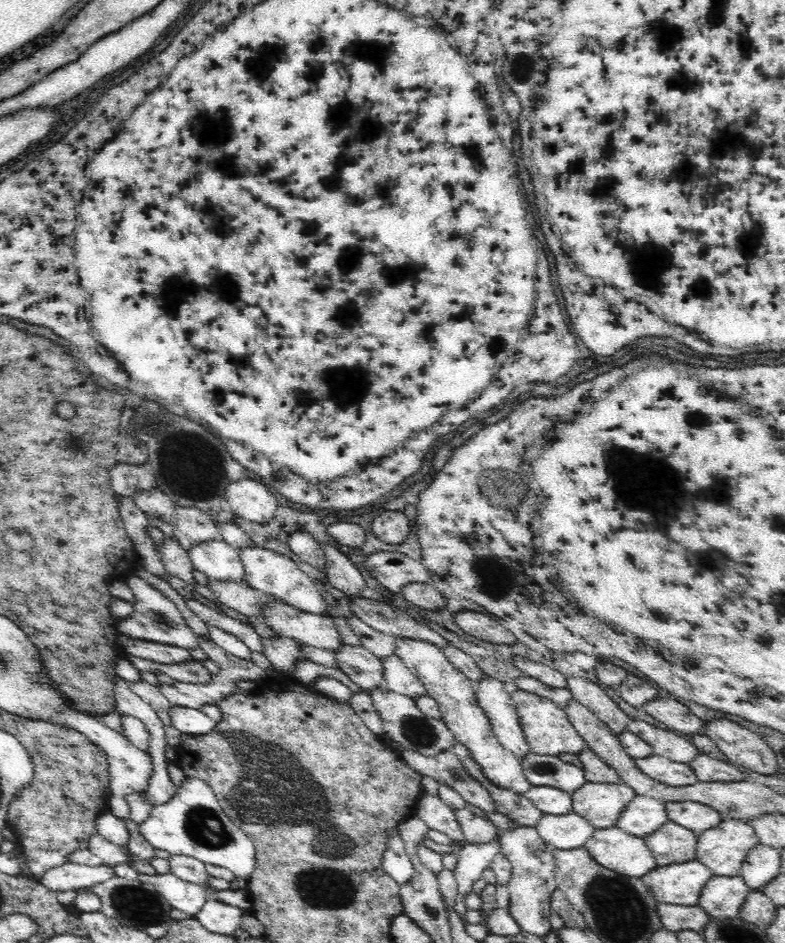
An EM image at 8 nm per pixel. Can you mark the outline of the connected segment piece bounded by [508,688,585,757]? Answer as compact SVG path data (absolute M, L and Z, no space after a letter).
M519 688L508 695L510 695L512 703L514 703L520 727L522 727L522 732L529 743L531 752L538 755L558 757L563 752L578 754L585 747L584 740L577 734L577 730L570 724L570 721L568 721L564 709L561 709L556 703Z

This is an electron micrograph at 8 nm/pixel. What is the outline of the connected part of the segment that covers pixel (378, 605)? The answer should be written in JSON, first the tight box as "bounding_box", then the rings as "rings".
{"bounding_box":[350,598,450,649],"rings":[[[358,598],[350,603],[350,609],[353,615],[362,622],[368,623],[384,634],[393,635],[395,638],[426,641],[430,644],[434,643],[436,647],[441,649],[450,645],[443,636],[440,636],[423,622],[418,622],[406,612],[378,600]]]}

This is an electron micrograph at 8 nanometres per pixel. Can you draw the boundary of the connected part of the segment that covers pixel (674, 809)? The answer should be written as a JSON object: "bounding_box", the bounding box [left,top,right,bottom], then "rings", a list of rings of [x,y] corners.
{"bounding_box":[665,801,722,834],"rings":[[[674,801],[665,803],[667,817],[670,821],[701,834],[709,828],[718,826],[722,814],[716,809],[694,801]]]}

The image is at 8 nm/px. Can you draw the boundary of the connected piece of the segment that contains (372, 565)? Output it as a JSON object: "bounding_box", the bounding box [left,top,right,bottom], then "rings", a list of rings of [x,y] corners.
{"bounding_box":[362,552,431,592],"rings":[[[376,552],[369,554],[362,563],[364,568],[368,570],[368,574],[372,575],[376,582],[386,587],[390,592],[401,592],[401,588],[408,583],[428,583],[431,580],[428,570],[417,559],[400,552]]]}

